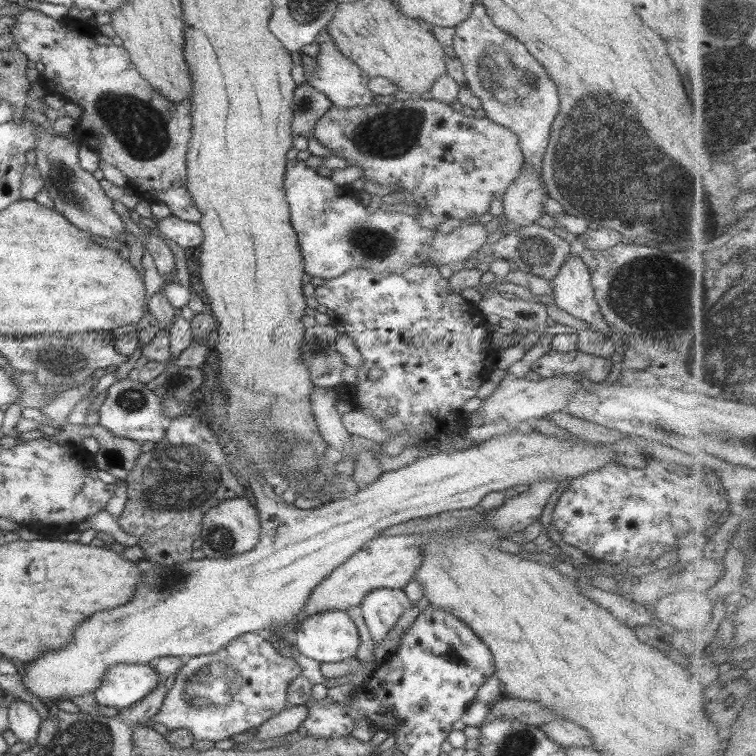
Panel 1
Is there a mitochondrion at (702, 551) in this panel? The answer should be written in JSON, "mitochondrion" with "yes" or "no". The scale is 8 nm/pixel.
{"mitochondrion":"no"}

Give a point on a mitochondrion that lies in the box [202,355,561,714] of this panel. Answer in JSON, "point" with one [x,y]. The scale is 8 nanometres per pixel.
{"point":[221,539]}

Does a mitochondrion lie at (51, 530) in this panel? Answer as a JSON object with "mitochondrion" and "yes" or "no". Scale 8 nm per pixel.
{"mitochondrion":"no"}

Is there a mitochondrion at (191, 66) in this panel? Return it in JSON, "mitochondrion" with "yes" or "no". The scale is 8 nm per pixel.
{"mitochondrion":"no"}

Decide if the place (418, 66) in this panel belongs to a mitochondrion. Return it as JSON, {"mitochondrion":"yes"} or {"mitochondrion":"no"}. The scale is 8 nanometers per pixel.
{"mitochondrion":"no"}

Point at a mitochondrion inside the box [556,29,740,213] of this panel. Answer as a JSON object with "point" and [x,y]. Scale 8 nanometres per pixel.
{"point":[699,123]}

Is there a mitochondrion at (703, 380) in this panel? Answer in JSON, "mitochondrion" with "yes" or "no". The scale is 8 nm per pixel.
{"mitochondrion":"yes"}

